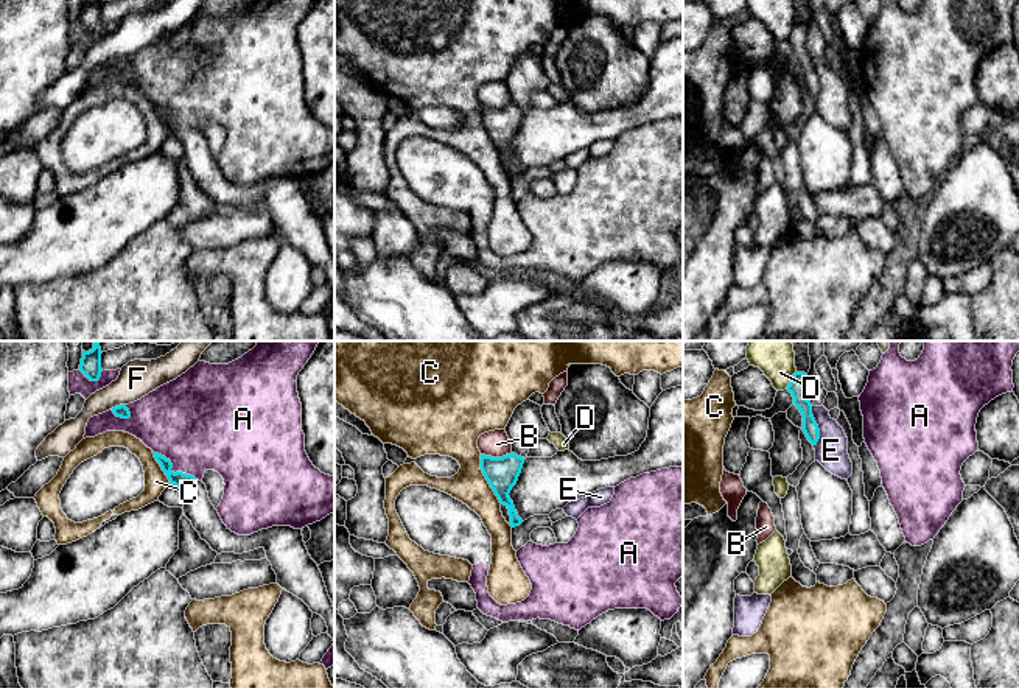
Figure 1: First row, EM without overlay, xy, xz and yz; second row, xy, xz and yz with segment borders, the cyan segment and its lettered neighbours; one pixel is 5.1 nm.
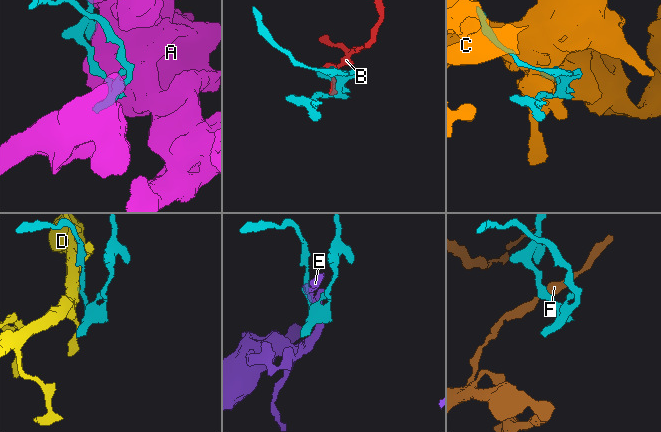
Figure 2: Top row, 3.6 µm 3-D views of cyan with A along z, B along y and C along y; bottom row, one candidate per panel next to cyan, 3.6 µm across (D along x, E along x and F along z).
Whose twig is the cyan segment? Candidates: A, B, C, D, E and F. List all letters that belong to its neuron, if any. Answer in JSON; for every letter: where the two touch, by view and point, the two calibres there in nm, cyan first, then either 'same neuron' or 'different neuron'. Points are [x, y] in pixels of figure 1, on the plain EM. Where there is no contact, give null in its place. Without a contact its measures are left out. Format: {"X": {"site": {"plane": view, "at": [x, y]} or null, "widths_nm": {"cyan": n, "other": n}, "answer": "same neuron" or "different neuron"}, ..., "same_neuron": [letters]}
{"A": {"site": {"plane": "xy", "at": [171, 119]}, "widths_nm": {"cyan": 80, "other": 460}, "answer": "different neuron"}, "B": {"site": {"plane": "xz", "at": [495, 109]}, "widths_nm": {"cyan": 160, "other": 140}, "answer": "different neuron"}, "C": {"site": {"plane": "xz", "at": [486, 129]}, "widths_nm": {"cyan": 160, "other": 200}, "answer": "different neuron"}, "D": {"site": {"plane": "yz", "at": [791, 31]}, "widths_nm": {"cyan": 90, "other": 180}, "answer": "different neuron"}, "E": {"site": {"plane": "yz", "at": [817, 78]}, "widths_nm": {"cyan": 90, "other": 170}, "answer": "different neuron"}, "F": {"site": {"plane": "xy", "at": [117, 58]}, "widths_nm": {"cyan": 70, "other": 190}, "answer": "different neuron"}, "same_neuron": []}

